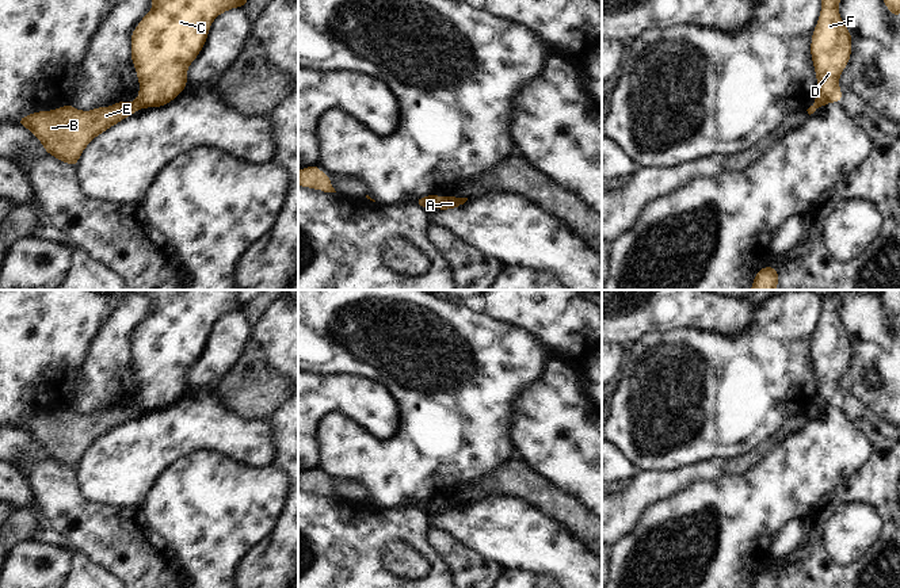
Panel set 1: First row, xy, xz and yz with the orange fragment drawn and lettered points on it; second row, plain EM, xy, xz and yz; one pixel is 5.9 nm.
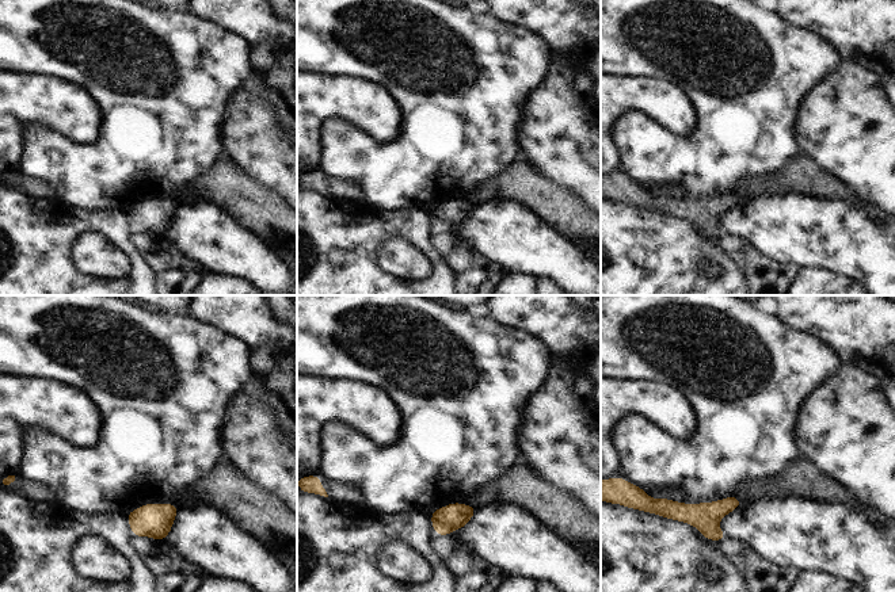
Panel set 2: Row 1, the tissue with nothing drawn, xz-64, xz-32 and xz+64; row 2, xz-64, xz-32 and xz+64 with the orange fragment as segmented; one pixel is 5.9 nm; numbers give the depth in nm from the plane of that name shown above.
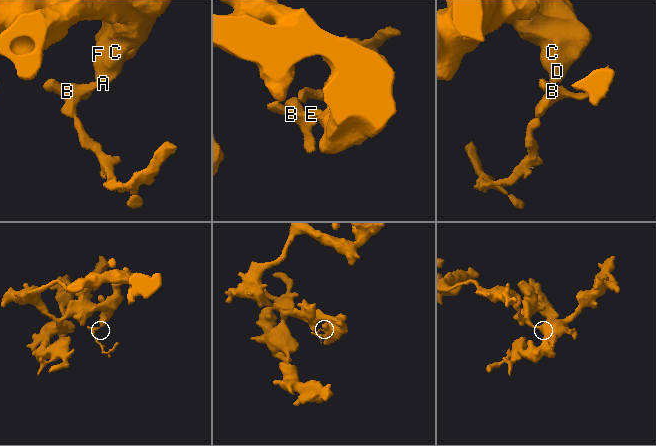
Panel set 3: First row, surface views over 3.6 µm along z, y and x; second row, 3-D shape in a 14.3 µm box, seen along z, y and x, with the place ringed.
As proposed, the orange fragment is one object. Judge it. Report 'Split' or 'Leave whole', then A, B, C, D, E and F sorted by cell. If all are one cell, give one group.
Split. Groups: A C D F / B E

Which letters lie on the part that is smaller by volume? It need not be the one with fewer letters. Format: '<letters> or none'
B, E

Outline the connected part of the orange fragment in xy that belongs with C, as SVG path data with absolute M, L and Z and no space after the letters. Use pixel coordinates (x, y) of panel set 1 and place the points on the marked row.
M152 0L152 11L131 33L131 61L140 81L140 93L134 104L148 108L171 103L187 87L187 69L205 46L213 20L228 9L243 8L245 1Z

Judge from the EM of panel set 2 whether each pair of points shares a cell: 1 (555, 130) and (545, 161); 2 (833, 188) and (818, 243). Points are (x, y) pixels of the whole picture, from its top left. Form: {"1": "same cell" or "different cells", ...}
{"1": "same cell", "2": "different cells"}

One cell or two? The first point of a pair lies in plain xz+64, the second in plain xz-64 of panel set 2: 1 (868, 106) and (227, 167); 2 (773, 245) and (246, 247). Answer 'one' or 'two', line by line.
1: two
2: one

